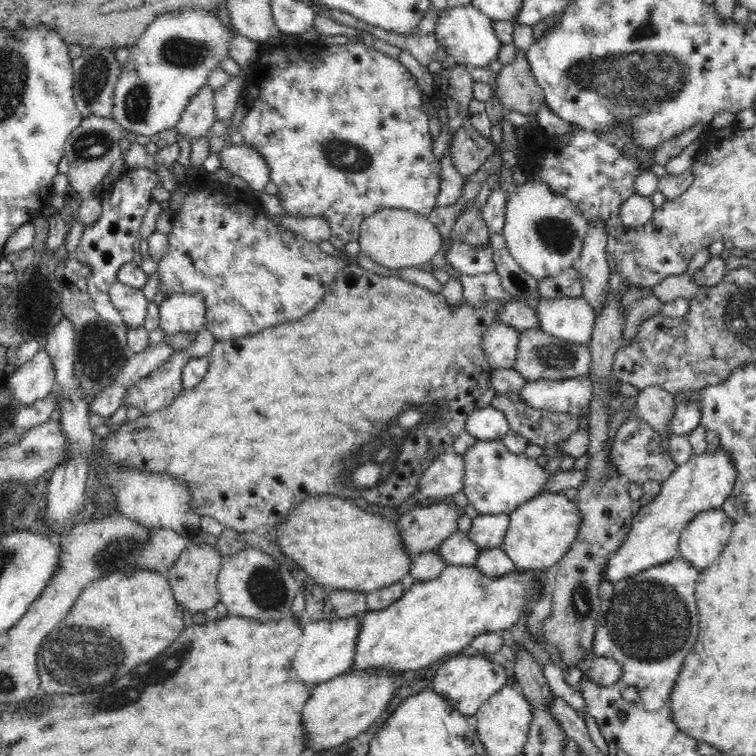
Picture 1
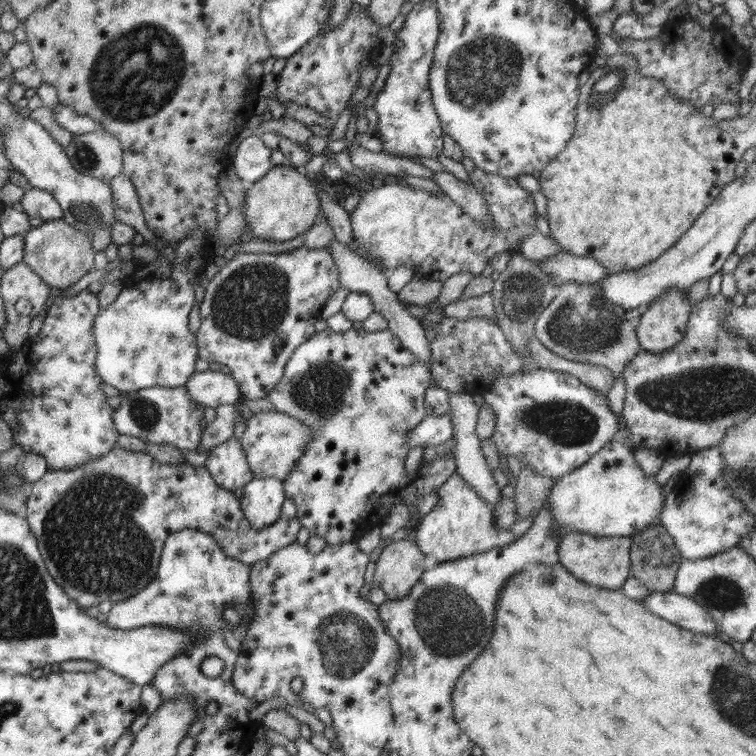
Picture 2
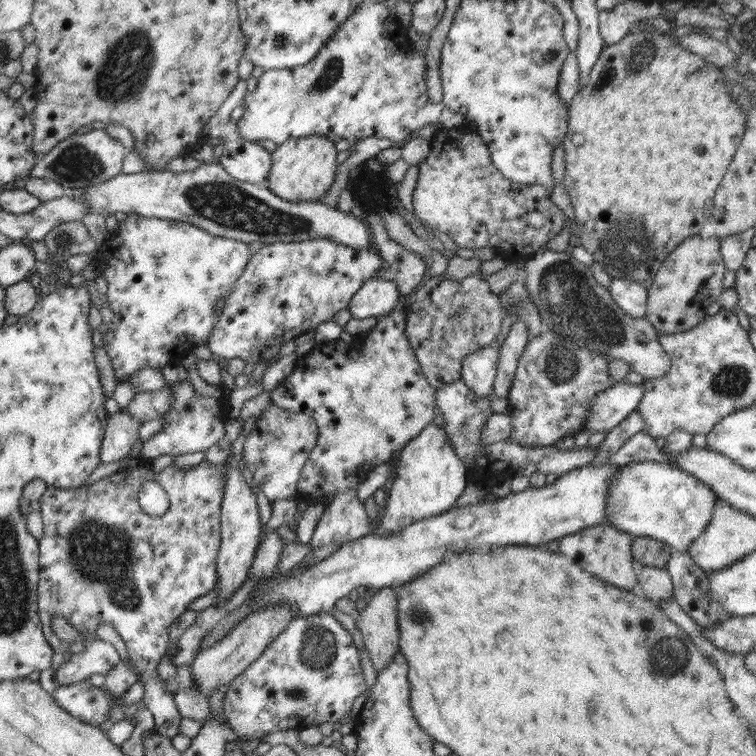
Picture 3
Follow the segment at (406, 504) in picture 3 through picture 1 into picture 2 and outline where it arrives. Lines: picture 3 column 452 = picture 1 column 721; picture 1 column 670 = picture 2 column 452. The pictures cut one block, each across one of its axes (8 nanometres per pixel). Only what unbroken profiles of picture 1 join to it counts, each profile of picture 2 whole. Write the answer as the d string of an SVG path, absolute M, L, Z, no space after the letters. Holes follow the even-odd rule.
M456 472L436 489L438 504L428 514L417 518L414 524L416 546L437 563L456 560L474 553L487 551L495 546L504 546L508 541L518 540L518 535L504 535L495 525L493 508Z

